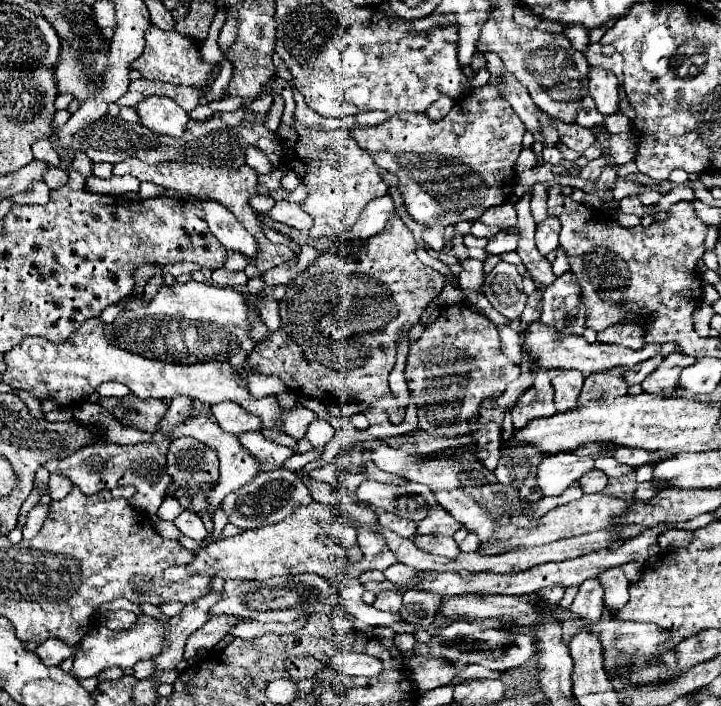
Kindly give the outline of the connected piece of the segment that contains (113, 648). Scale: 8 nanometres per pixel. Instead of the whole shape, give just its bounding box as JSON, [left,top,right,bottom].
[72,615,166,679]

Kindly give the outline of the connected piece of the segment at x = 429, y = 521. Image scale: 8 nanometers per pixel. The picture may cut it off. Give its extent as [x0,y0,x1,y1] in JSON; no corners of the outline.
[420,505,462,535]

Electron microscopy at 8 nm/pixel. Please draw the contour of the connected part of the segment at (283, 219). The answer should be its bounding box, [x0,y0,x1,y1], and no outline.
[268,201,312,231]

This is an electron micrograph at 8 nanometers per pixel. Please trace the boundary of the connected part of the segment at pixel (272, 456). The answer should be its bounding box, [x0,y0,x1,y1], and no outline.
[238,431,294,471]

